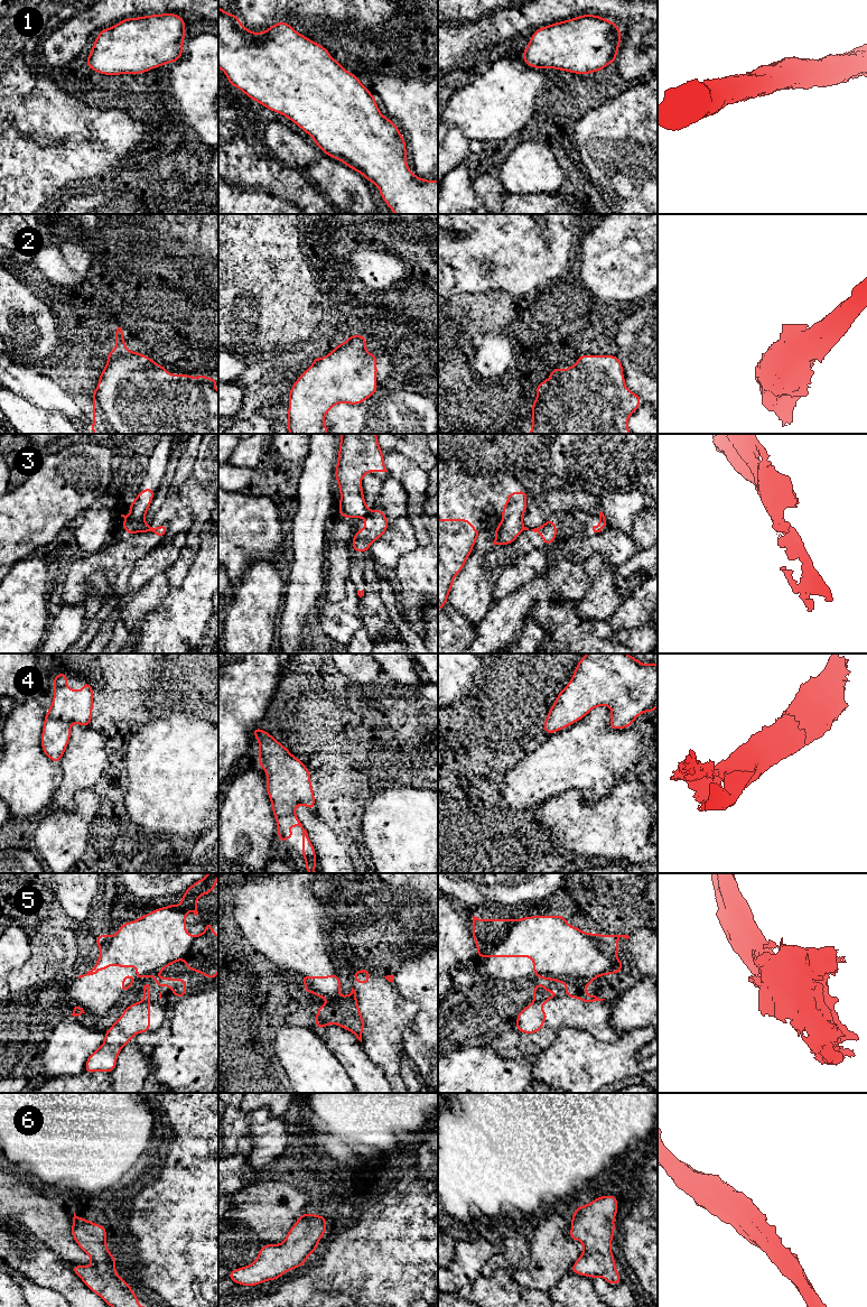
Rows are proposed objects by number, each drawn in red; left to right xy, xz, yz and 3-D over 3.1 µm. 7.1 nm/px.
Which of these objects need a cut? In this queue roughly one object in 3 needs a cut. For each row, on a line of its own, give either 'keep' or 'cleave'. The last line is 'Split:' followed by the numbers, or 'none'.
1: keep
2: keep
3: cleave
4: keep
5: cleave
6: keep
Split: 3, 5

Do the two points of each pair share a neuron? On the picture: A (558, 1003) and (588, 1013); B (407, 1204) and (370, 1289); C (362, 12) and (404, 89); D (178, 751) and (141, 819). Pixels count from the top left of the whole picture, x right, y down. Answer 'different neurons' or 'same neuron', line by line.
A: same neuron
B: different neurons
C: different neurons
D: same neuron

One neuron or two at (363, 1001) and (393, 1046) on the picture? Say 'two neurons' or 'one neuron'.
one neuron

